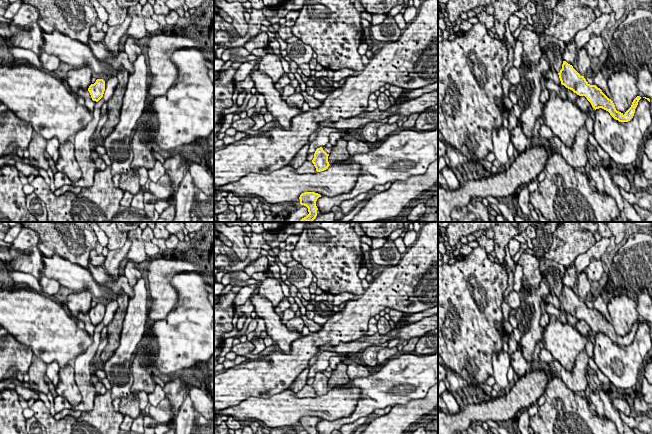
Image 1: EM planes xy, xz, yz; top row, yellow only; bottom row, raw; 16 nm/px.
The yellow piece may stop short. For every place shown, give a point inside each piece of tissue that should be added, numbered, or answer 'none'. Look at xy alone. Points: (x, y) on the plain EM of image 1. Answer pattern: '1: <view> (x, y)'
none

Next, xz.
none

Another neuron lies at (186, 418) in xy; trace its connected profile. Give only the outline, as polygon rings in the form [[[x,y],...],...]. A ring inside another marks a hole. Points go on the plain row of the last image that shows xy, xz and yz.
[[[186,393],[183,404],[174,419],[176,434],[196,434],[199,427],[197,423],[197,411],[193,407],[190,396]]]

